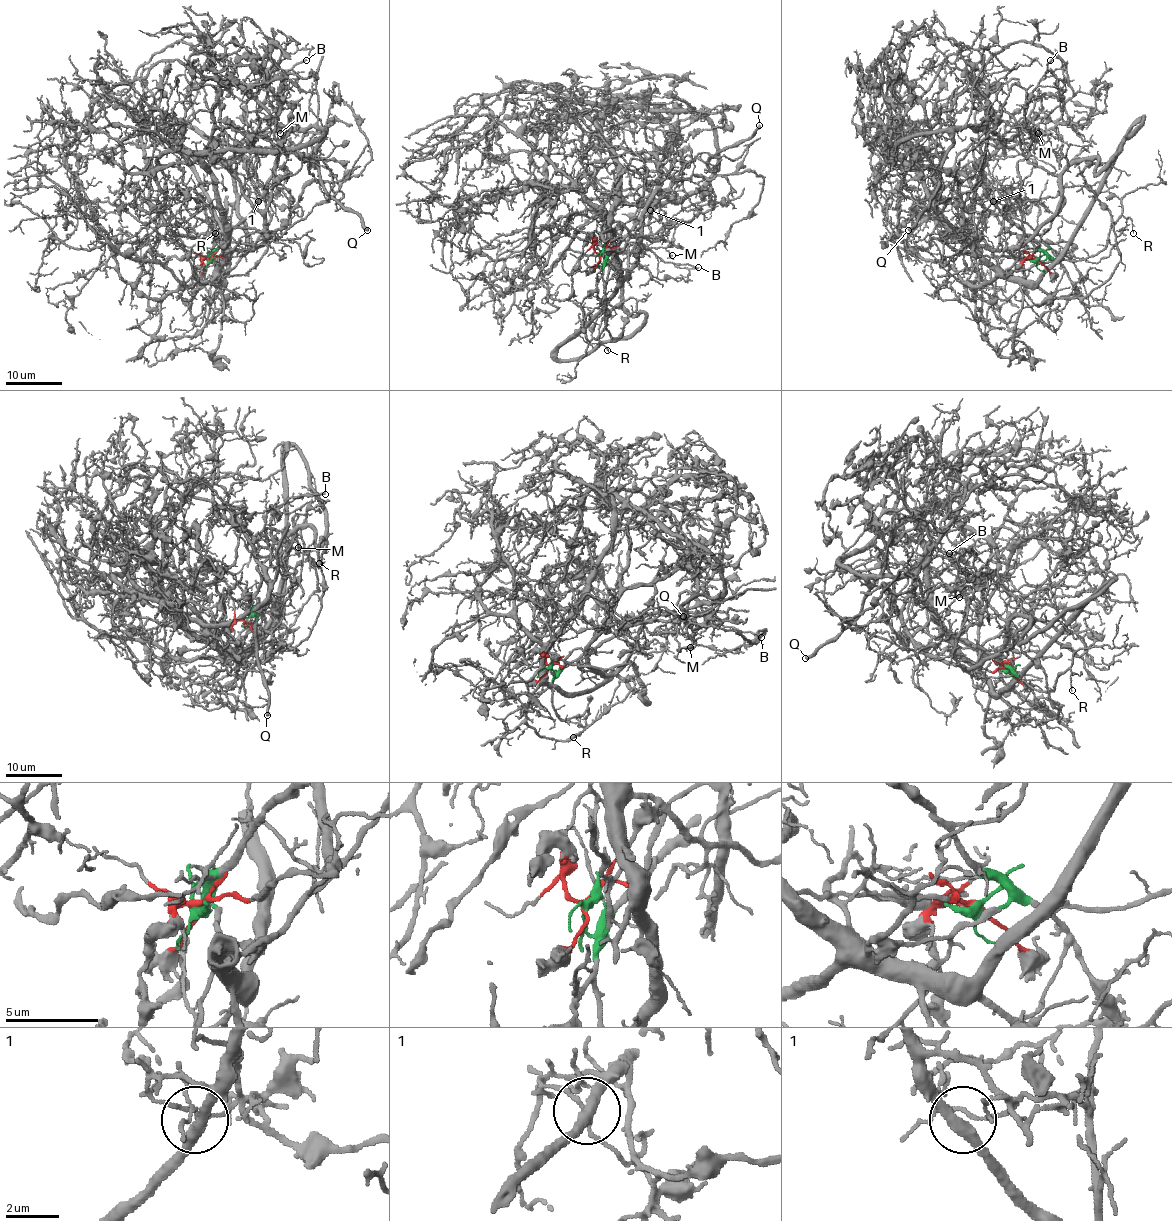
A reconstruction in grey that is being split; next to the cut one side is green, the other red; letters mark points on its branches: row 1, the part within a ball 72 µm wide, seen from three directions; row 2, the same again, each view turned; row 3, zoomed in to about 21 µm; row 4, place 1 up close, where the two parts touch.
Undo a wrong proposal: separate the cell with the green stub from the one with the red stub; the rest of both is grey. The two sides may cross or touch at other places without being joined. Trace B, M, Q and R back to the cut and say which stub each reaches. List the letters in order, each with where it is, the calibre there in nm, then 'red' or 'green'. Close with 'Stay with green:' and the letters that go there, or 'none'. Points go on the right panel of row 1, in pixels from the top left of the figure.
B: (1050, 60) | 240 nm | green
M: (1038, 133) | 110 nm | red
Q: (908, 230) | 400 nm | green
R: (1133, 233) | 90 nm | green
Stay with green: B, Q, R

